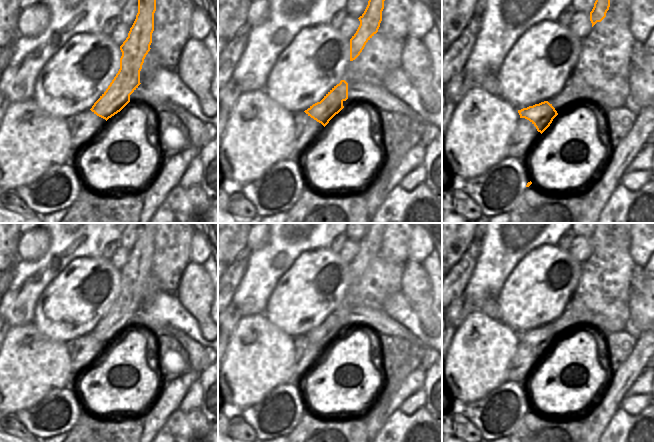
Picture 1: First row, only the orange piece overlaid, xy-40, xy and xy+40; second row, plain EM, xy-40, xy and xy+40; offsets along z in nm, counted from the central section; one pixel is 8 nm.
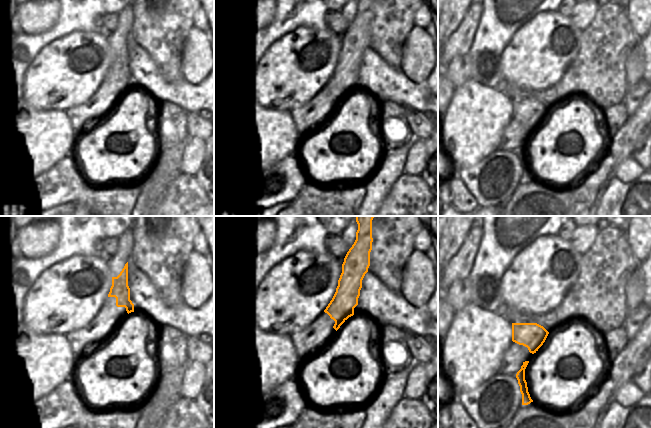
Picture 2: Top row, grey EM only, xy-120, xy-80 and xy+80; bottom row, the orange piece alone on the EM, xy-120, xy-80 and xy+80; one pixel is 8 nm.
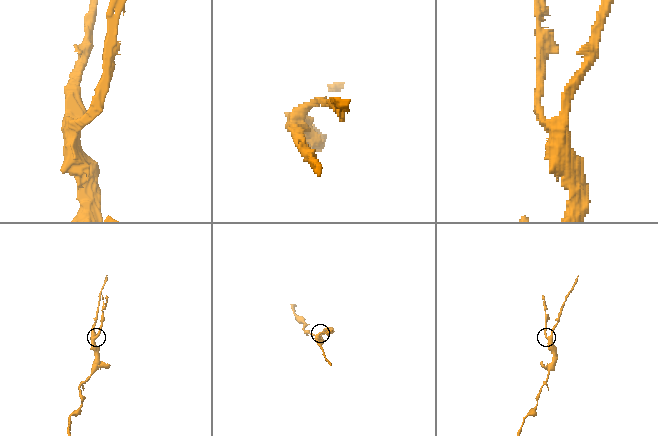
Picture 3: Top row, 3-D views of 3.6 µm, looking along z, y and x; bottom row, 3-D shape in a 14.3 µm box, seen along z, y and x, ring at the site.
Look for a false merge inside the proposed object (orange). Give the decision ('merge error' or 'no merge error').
merge error

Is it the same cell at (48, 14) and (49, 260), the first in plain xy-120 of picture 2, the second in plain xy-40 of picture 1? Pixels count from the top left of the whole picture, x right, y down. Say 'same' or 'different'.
different

